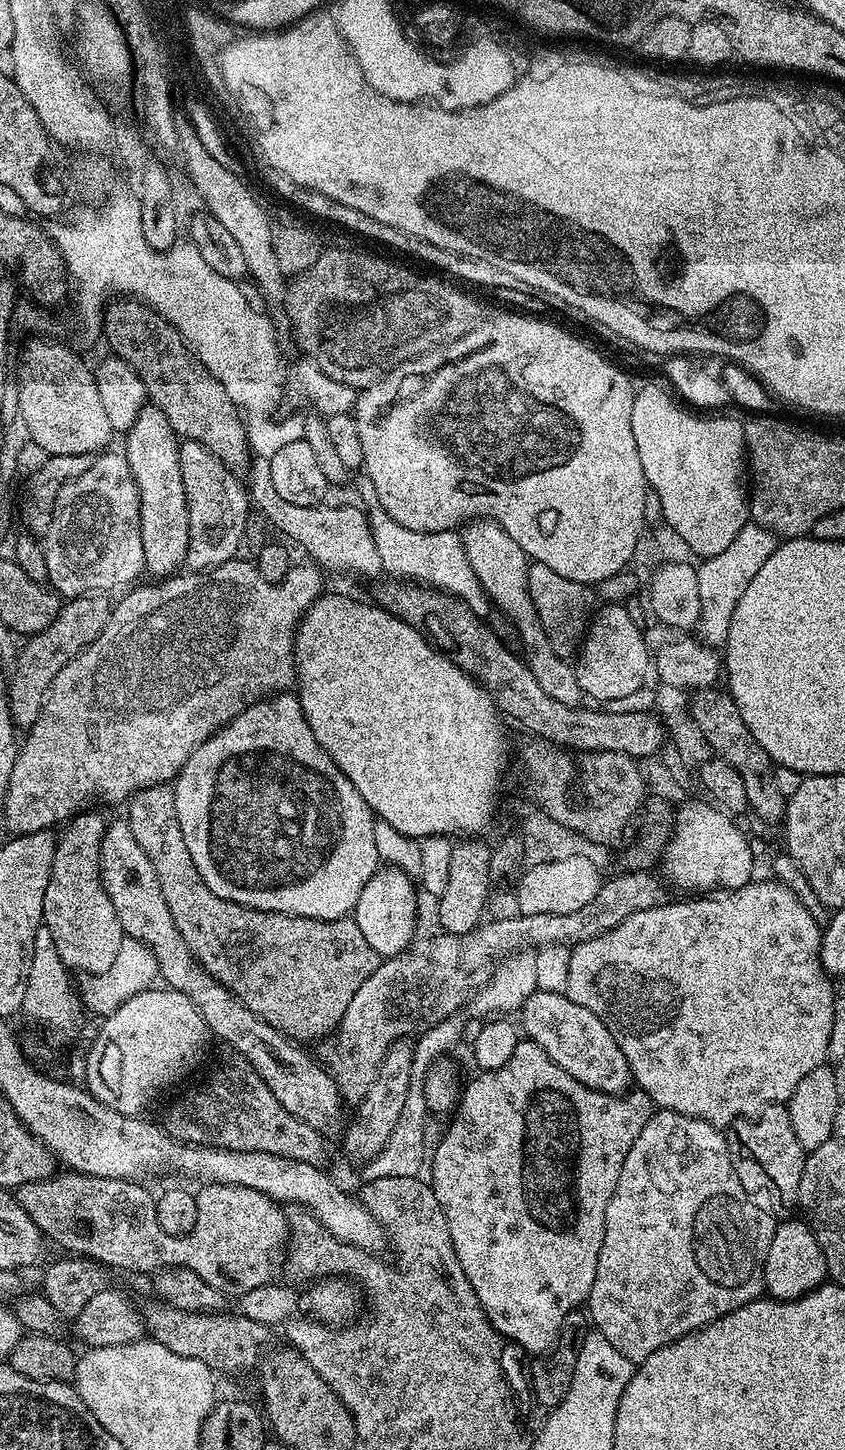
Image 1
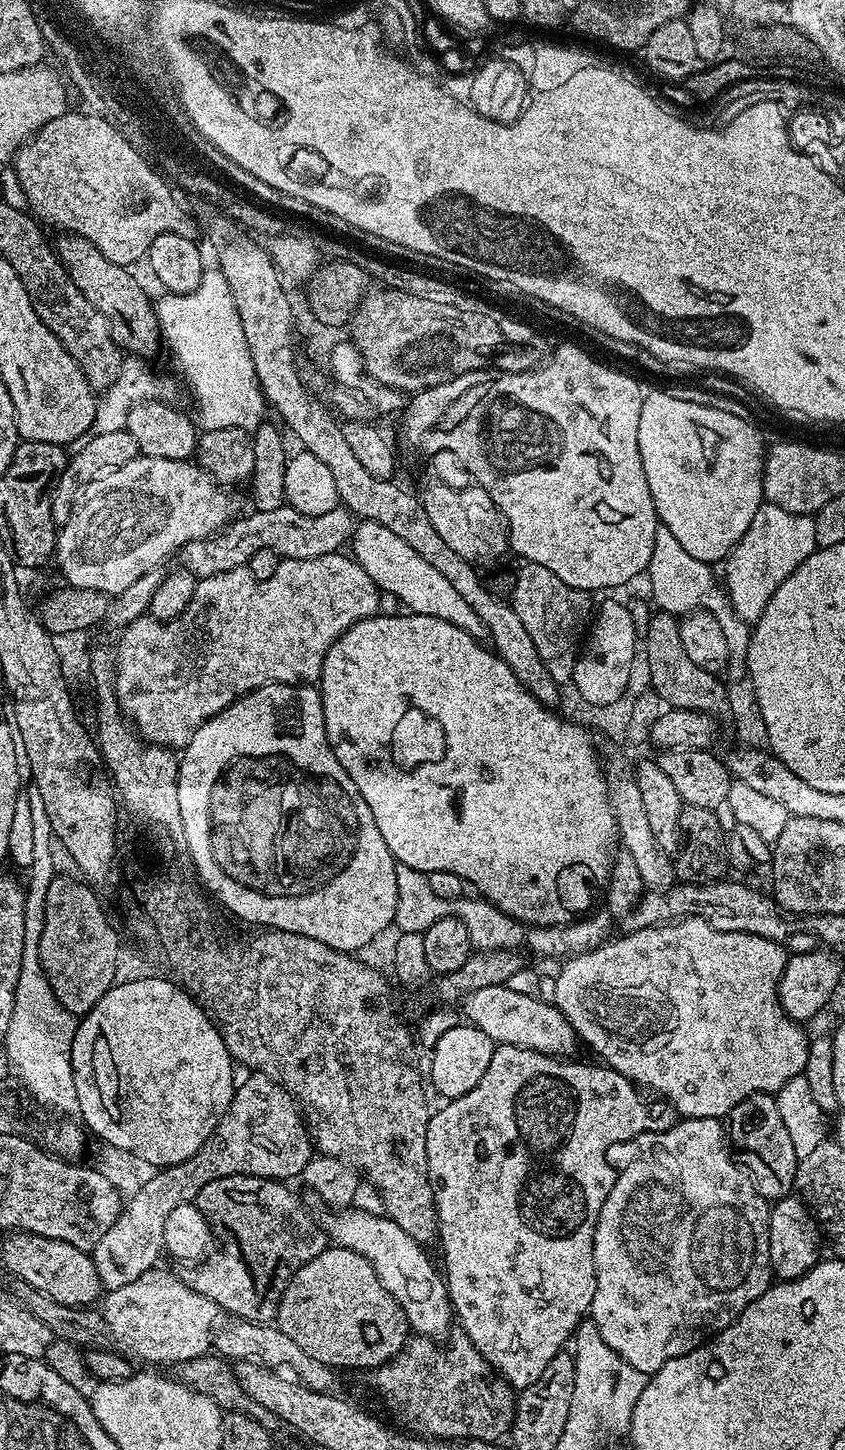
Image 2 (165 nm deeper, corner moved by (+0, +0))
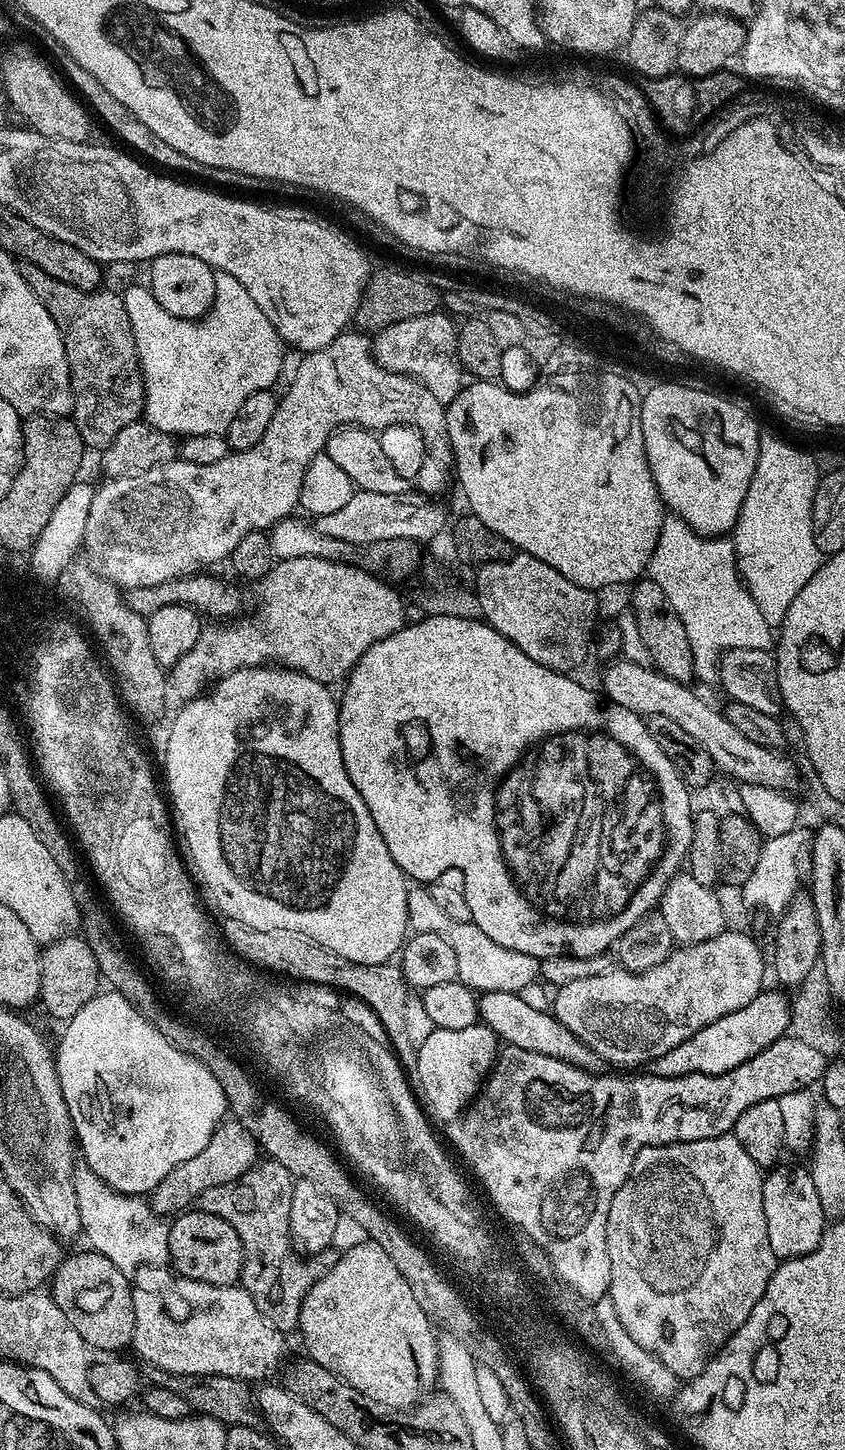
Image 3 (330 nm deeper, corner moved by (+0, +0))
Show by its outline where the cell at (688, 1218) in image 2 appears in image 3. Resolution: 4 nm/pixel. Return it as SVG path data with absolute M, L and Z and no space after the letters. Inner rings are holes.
M735 1134L727 1136L719 1136L718 1138L702 1138L698 1142L678 1142L677 1144L651 1144L649 1148L643 1148L636 1155L632 1168L628 1172L626 1182L614 1194L614 1202L610 1202L610 1214L606 1218L606 1250L610 1250L610 1286L608 1287L607 1299L614 1302L614 1310L618 1314L618 1319L622 1321L622 1326L626 1326L626 1330L630 1333L630 1338L634 1338L634 1342L638 1342L640 1346L646 1350L650 1350L650 1354L654 1354L662 1362L666 1362L666 1366L670 1366L670 1370L674 1370L674 1374L684 1382L693 1380L698 1374L702 1374L702 1370L706 1370L706 1366L712 1360L713 1356L724 1347L725 1342L740 1329L742 1322L746 1322L750 1318L750 1310L754 1310L754 1306L758 1306L758 1298L762 1298L762 1294L766 1294L766 1286L770 1282L770 1278L774 1274L778 1263L774 1250L770 1250L770 1237L766 1234L766 1210L762 1210L762 1186L764 1185L765 1173L754 1162L754 1158L750 1158L750 1154L746 1154L746 1150L742 1146L742 1142L738 1142Z

